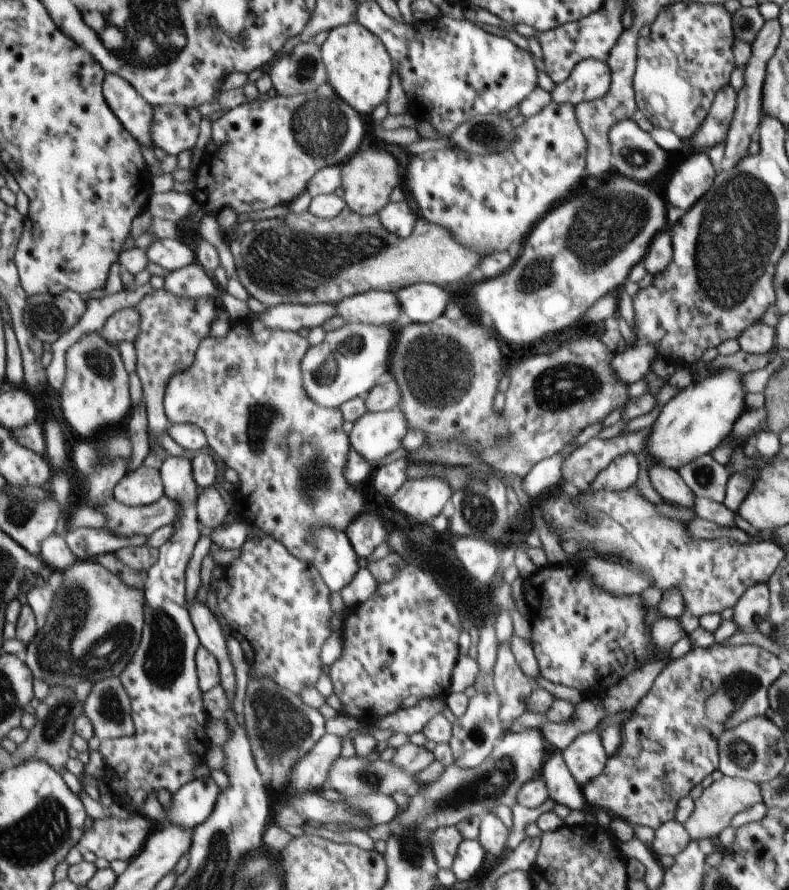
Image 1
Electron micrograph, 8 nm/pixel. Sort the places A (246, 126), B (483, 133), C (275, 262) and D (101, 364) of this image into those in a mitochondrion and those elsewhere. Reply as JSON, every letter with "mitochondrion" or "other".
{"A":"other","B":"mitochondrion","C":"mitochondrion","D":"mitochondrion"}

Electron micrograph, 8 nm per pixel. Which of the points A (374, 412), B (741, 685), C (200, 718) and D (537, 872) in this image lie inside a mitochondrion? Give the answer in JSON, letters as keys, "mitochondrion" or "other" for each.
{"A":"other","B":"mitochondrion","C":"other","D":"other"}

